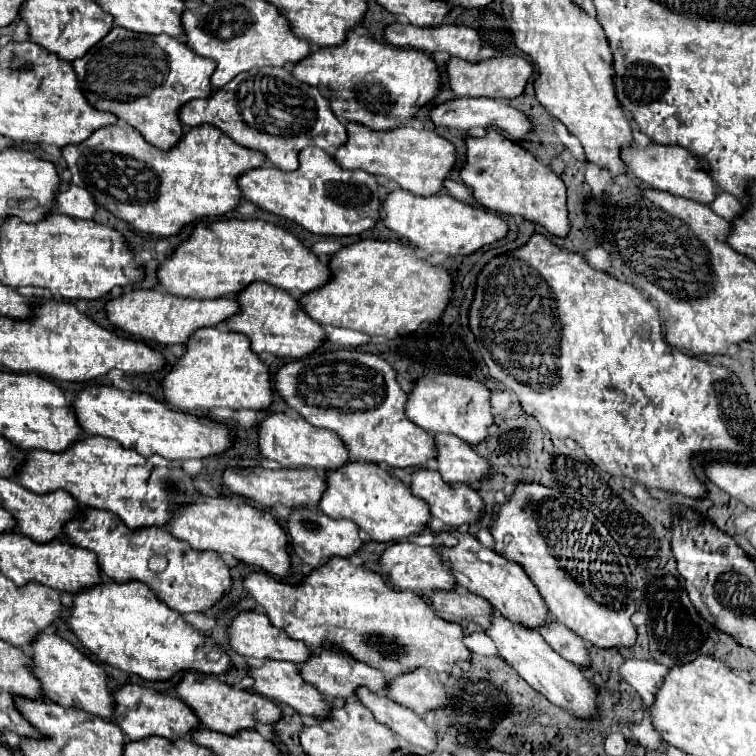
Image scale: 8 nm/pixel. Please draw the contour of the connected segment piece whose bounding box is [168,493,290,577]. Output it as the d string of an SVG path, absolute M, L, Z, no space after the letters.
M200 493L200 501L196 501L196 505L184 505L184 509L172 517L172 525L168 525L168 529L176 539L190 543L194 549L230 553L238 561L260 567L278 577L286 577L290 571L290 559L286 551L288 537L284 529L270 513L252 507L242 497L210 497Z

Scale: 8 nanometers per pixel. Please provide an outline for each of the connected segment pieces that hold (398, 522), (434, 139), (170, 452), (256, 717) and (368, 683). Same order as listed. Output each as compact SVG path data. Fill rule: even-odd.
M350 461L340 469L326 473L328 491L320 499L318 509L332 519L350 519L374 541L404 541L408 535L418 535L430 523L428 505L412 495L412 491L380 465Z
M354 121L346 123L346 131L348 141L346 145L340 145L334 155L338 165L344 169L362 169L372 175L384 175L414 195L436 195L454 165L454 145L438 137L434 131L414 127L374 131L364 129L364 125L356 125Z
M84 385L72 401L78 425L86 435L102 435L138 451L144 457L162 455L166 459L202 459L222 453L230 443L230 431L208 417L174 411L140 391L122 391L110 385Z
M190 671L174 685L174 691L180 701L184 701L200 719L200 725L218 733L236 733L240 729L252 729L256 723L276 723L282 715L278 705L272 699L266 699L254 691L242 691L228 683L222 683L214 677Z
M322 645L320 649L314 649L310 657L300 663L300 675L306 683L316 687L326 699L348 699L354 697L356 687L364 685L370 691L384 691L388 685L388 679L378 669L372 669L370 665L364 665L362 661L356 661L352 655L344 653L340 647L334 645Z

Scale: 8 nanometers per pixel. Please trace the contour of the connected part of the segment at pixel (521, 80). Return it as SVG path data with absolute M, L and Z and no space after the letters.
M450 57L446 61L446 81L454 97L518 97L528 77L532 75L532 65L524 57L492 57L484 61L460 61L456 57Z

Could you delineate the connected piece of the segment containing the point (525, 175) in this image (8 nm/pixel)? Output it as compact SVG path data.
M488 129L484 137L466 137L466 161L460 167L460 179L472 189L474 199L490 209L520 215L528 221L542 225L548 233L564 237L568 233L568 211L566 211L566 187L562 179L540 163L520 143L510 141L504 133Z

